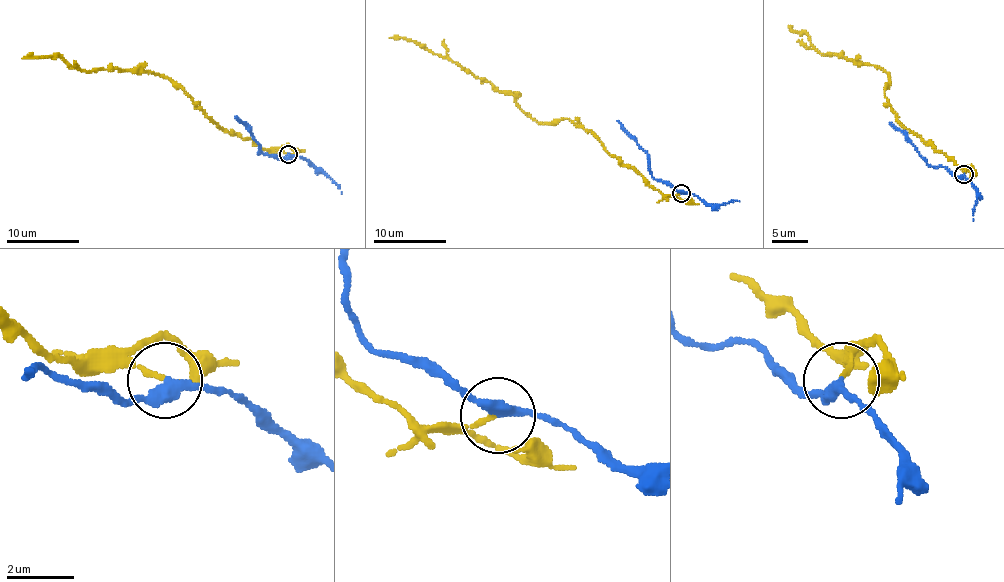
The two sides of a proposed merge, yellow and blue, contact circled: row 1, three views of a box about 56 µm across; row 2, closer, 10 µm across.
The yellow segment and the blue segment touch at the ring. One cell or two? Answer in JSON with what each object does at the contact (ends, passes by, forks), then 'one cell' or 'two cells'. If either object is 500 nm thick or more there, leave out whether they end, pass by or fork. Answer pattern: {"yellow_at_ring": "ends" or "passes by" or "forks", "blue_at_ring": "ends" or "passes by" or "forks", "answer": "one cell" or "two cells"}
{"yellow_at_ring": "ends", "blue_at_ring": "passes by", "answer": "two cells"}

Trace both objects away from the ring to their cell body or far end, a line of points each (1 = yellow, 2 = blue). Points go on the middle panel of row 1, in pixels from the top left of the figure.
1: (681, 194), (662, 195), (567, 119), (542, 122), (527, 115), (512, 94), (500, 93), (425, 48), (389, 38)
2: (681, 194), (651, 175), (647, 154), (617, 120)

